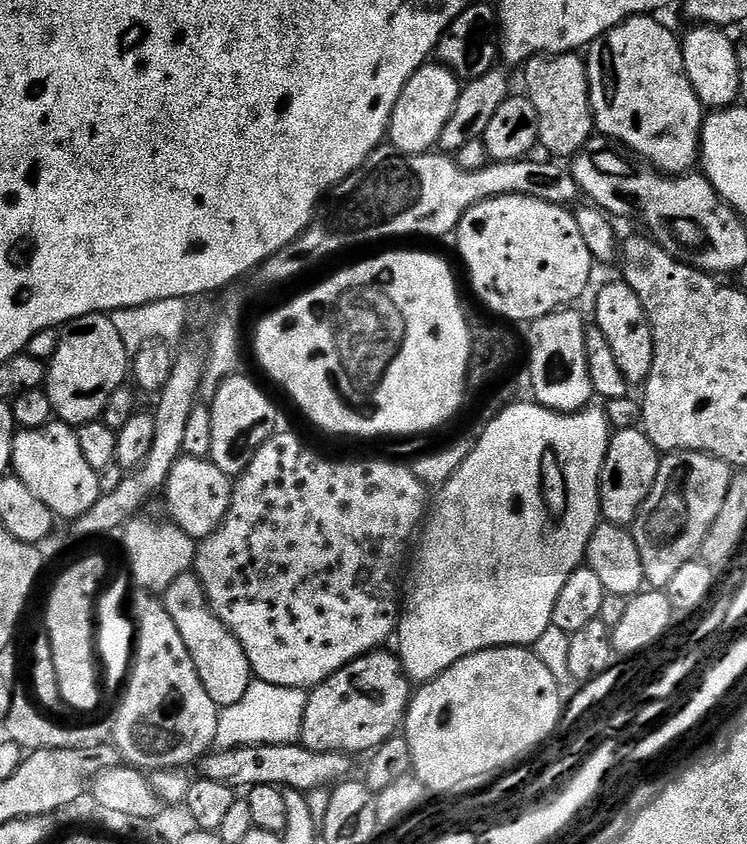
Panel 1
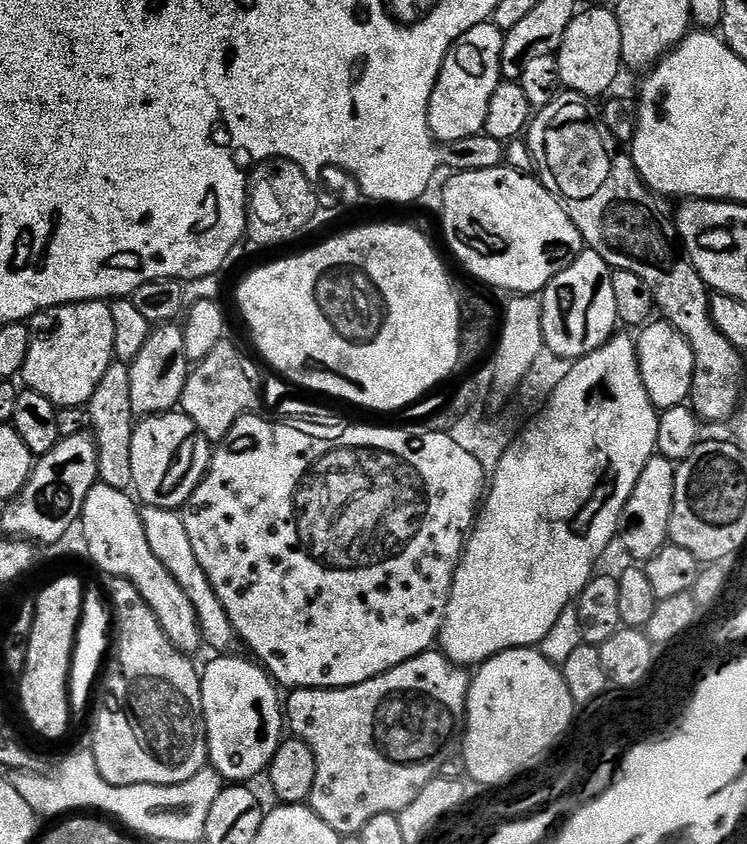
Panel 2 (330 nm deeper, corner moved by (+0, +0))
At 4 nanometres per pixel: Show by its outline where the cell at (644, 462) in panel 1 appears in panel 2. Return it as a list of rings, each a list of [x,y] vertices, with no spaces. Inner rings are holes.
[[[659,454],[652,456],[646,462],[646,470],[638,478],[634,486],[634,494],[626,502],[620,519],[618,533],[619,543],[624,543],[624,548],[633,556],[633,561],[646,562],[658,554],[665,544],[669,543],[670,520],[674,506],[674,482],[676,481],[676,464]]]

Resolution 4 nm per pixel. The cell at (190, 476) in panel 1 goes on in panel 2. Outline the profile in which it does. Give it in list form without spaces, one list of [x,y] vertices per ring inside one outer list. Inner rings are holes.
[[[173,410],[161,416],[141,419],[132,429],[130,442],[130,463],[134,469],[132,488],[139,503],[150,507],[183,509],[194,490],[204,481],[213,451],[213,445],[183,411]]]

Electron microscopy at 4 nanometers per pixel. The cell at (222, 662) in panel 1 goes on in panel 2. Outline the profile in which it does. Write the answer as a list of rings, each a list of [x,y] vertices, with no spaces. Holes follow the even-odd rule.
[[[220,654],[200,672],[202,686],[202,714],[206,722],[208,758],[225,782],[252,782],[255,776],[263,777],[268,764],[274,758],[280,741],[286,736],[286,708],[282,703],[282,692],[275,680],[268,675],[267,668],[255,659],[243,660],[240,656]]]

